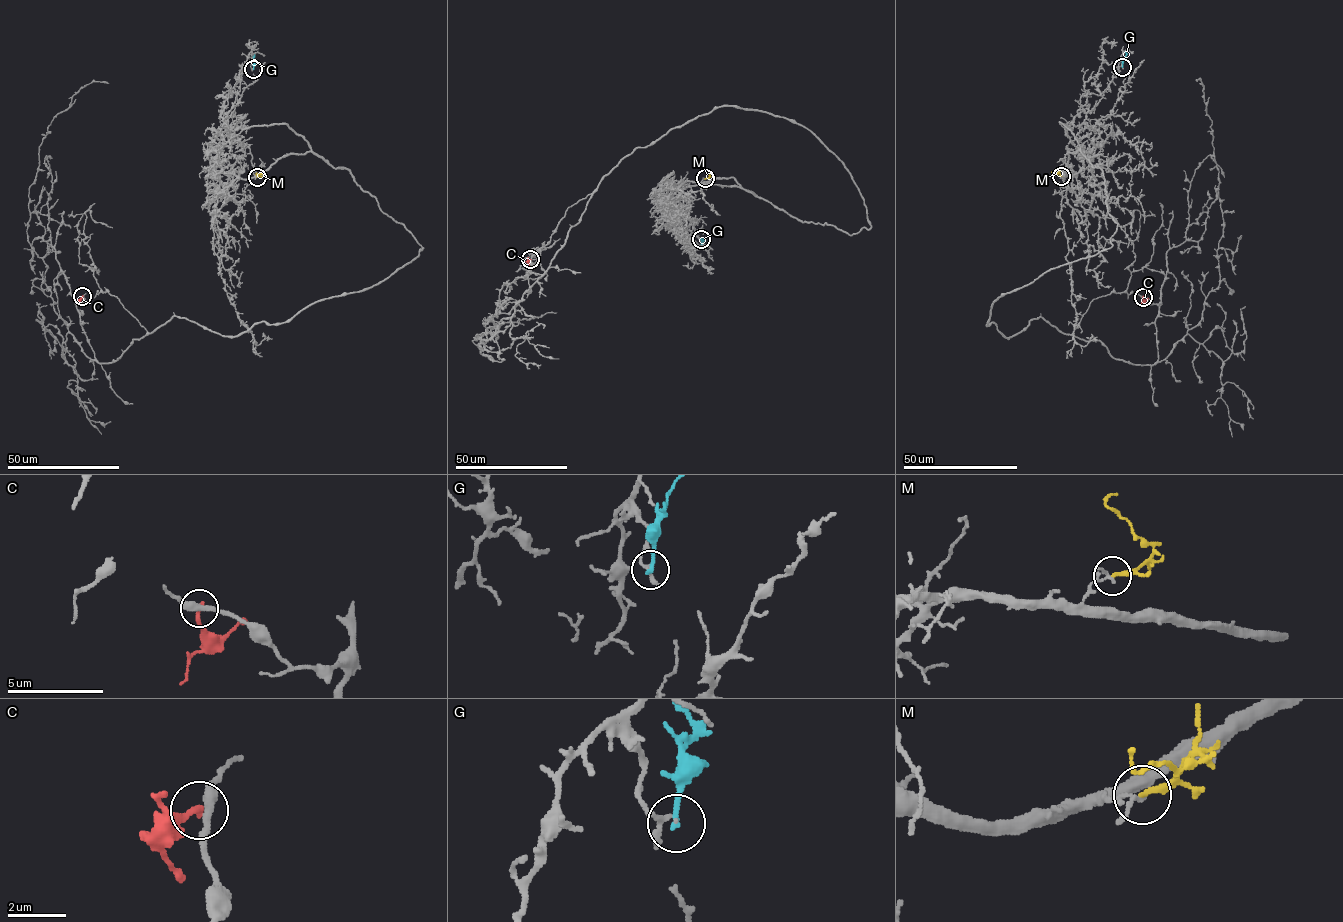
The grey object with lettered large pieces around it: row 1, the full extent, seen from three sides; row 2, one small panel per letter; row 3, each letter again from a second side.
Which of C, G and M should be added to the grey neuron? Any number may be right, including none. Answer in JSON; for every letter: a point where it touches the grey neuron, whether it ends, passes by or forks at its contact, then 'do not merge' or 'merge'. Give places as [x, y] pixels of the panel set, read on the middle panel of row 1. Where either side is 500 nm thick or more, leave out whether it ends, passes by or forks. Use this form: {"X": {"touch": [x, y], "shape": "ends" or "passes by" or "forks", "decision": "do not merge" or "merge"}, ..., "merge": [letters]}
{"C": {"touch": [530, 259], "shape": "ends", "decision": "do not merge"}, "G": {"touch": [701, 239], "shape": "ends", "decision": "do not merge"}, "M": {"touch": [705, 178], "shape": "ends", "decision": "do not merge"}, "merge": []}

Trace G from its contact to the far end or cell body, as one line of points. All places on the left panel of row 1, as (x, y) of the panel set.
G: (253, 69), (254, 54)

